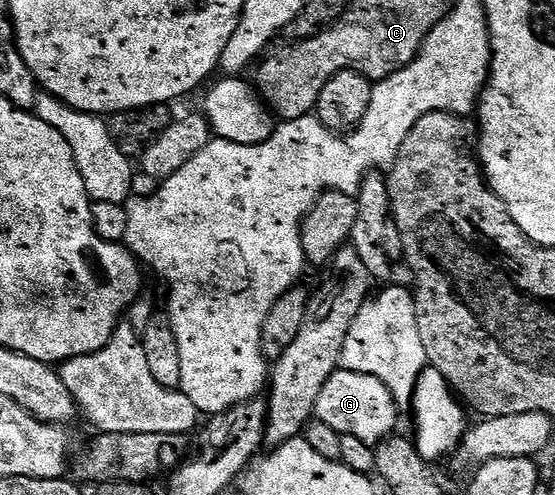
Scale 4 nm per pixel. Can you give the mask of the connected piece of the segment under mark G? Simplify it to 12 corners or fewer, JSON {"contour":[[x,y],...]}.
{"contour":[[339,370],[314,416],[374,446],[395,431],[400,405],[380,378]]}

